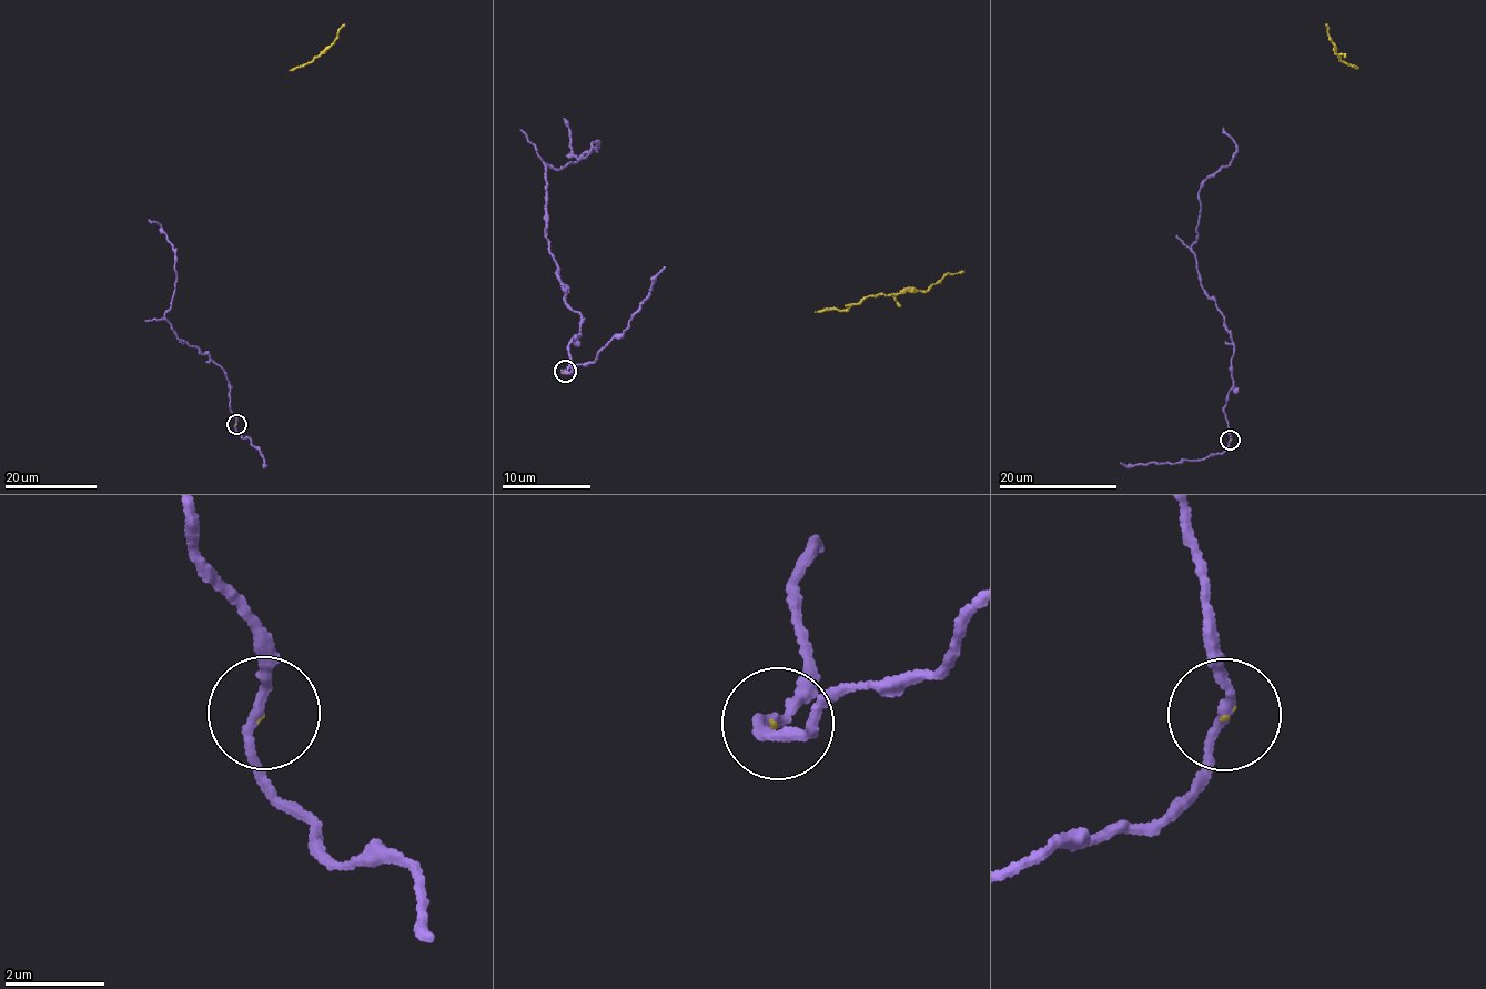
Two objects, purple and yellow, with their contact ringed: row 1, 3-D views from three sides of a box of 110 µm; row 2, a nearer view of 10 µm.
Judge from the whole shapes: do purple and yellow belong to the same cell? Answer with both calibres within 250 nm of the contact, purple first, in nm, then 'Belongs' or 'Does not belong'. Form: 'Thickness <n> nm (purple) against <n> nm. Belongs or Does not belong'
Thickness 170 nm (purple) against 50 nm. Belongs

